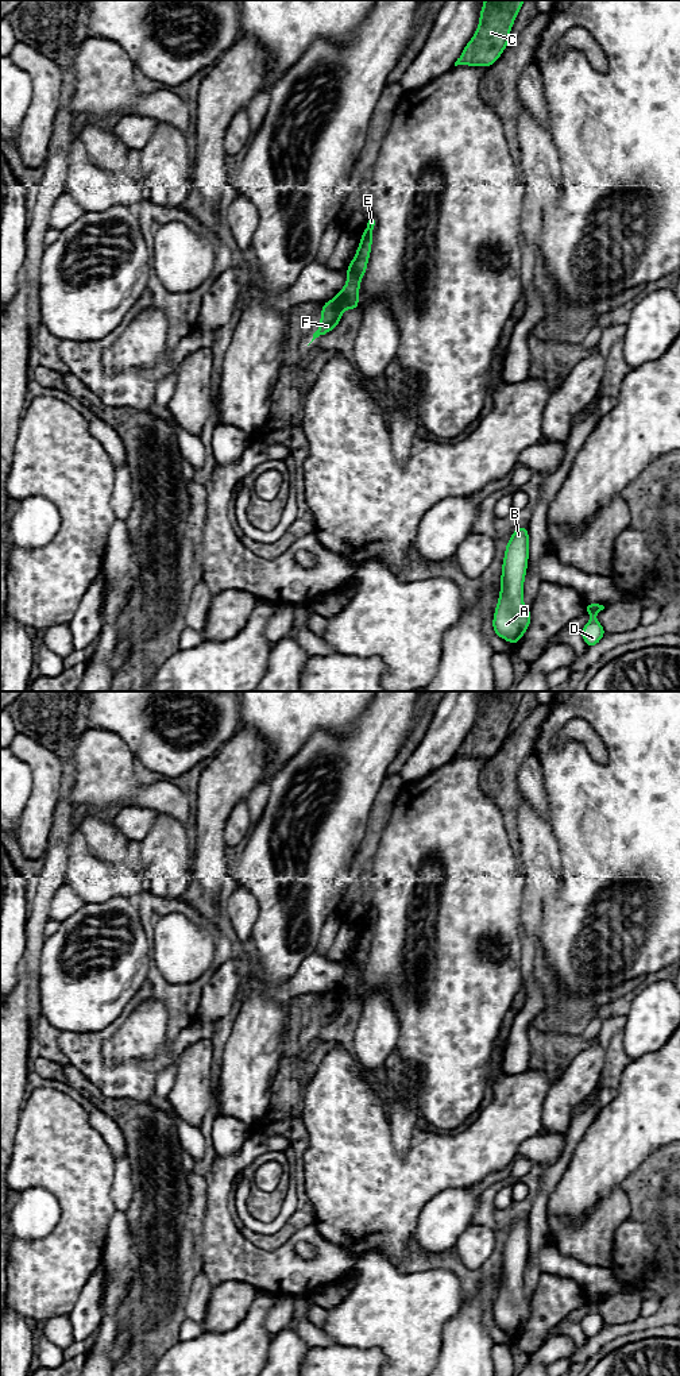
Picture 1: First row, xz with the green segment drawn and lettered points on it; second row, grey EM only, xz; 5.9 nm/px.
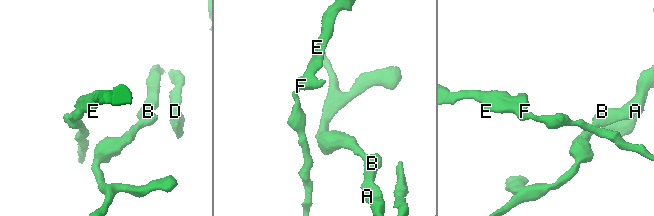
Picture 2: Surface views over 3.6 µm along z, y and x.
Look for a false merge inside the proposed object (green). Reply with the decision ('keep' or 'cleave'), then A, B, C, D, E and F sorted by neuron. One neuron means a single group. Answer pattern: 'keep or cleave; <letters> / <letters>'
cleave; A B D F / C E

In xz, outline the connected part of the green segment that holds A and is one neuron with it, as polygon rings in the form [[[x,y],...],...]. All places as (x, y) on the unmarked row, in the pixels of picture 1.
[[[518,1218],[506,1234],[501,1283],[492,1308],[494,1326],[517,1335],[532,1313],[532,1300],[523,1296],[523,1273],[529,1252],[529,1221]]]

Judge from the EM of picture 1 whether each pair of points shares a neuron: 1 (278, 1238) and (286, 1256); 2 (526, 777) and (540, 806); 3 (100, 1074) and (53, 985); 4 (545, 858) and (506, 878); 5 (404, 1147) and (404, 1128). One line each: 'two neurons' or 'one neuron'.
1: two neurons
2: one neuron
3: two neurons
4: two neurons
5: one neuron

